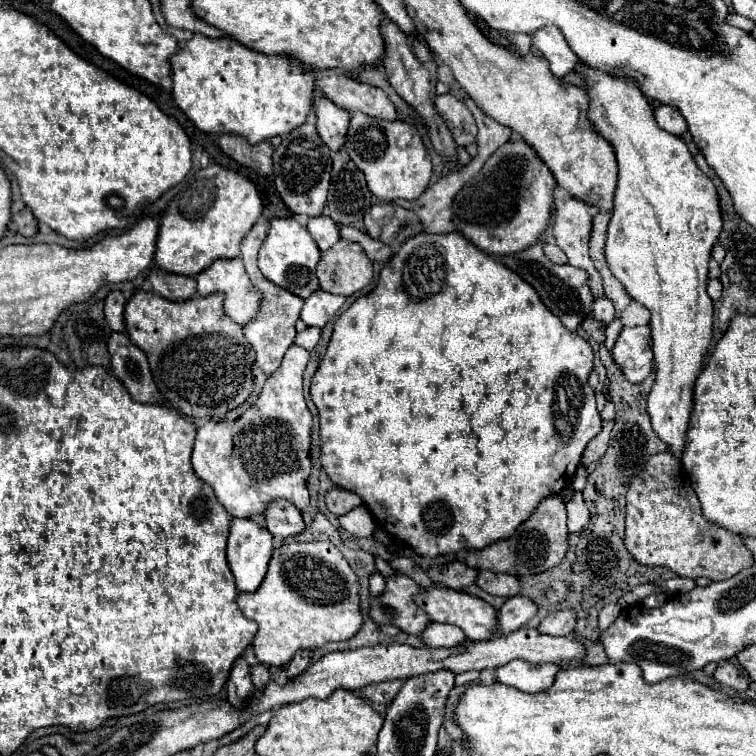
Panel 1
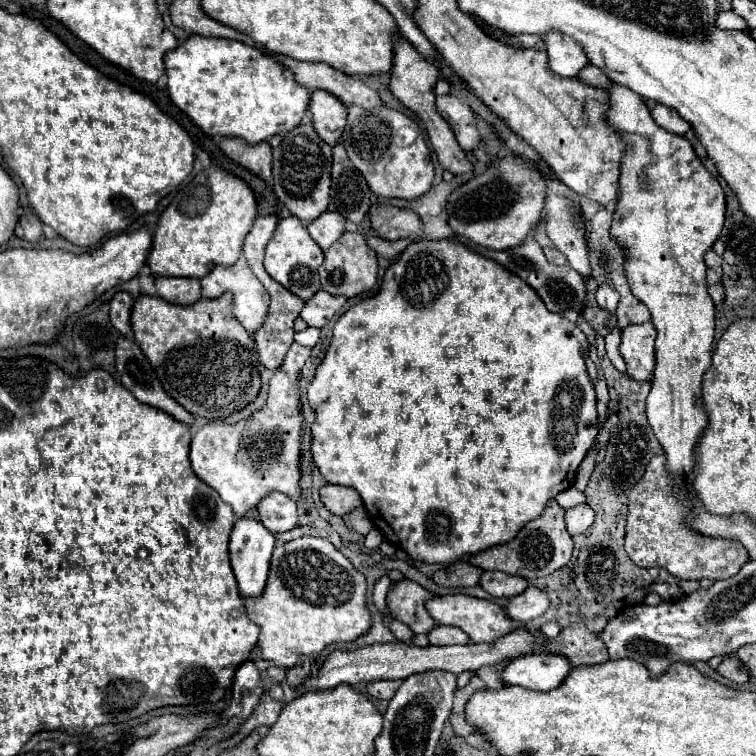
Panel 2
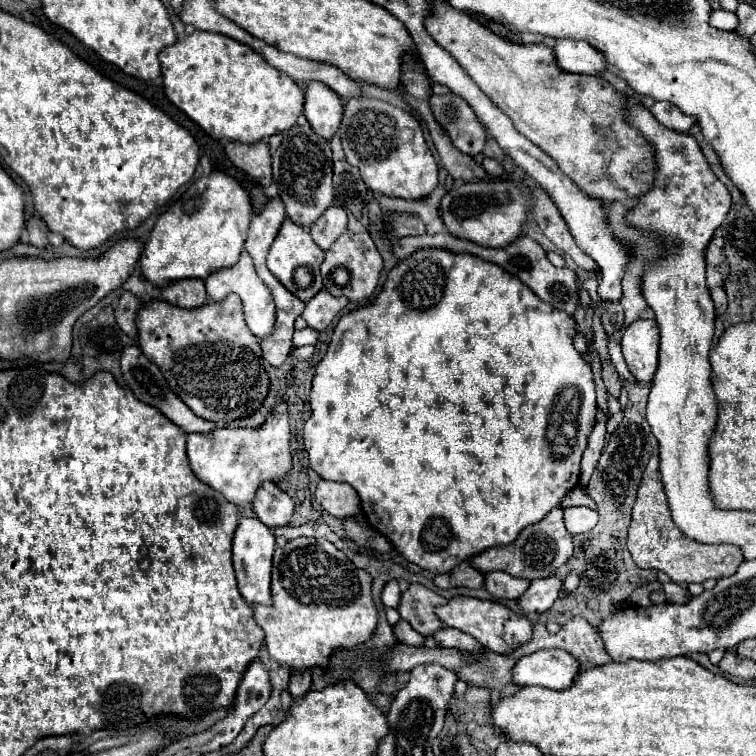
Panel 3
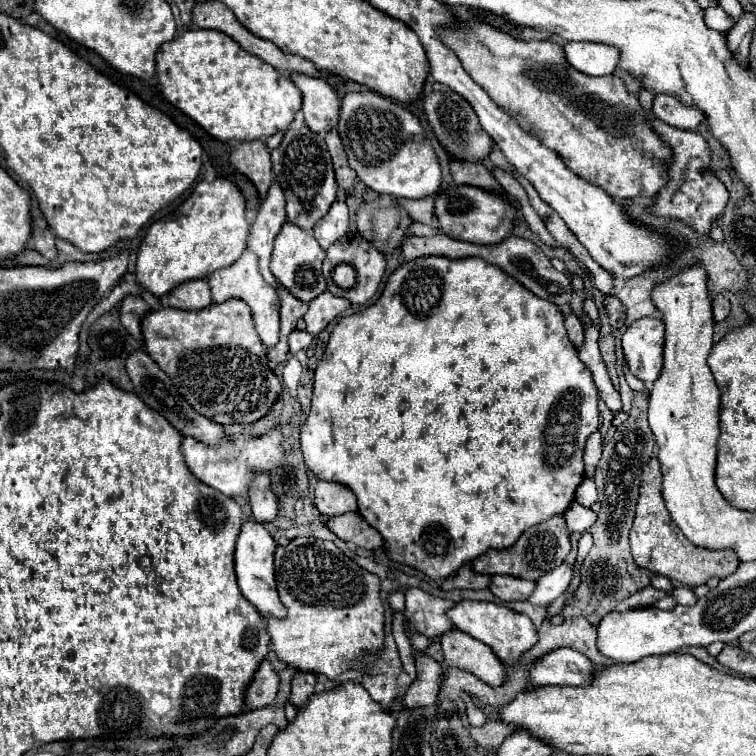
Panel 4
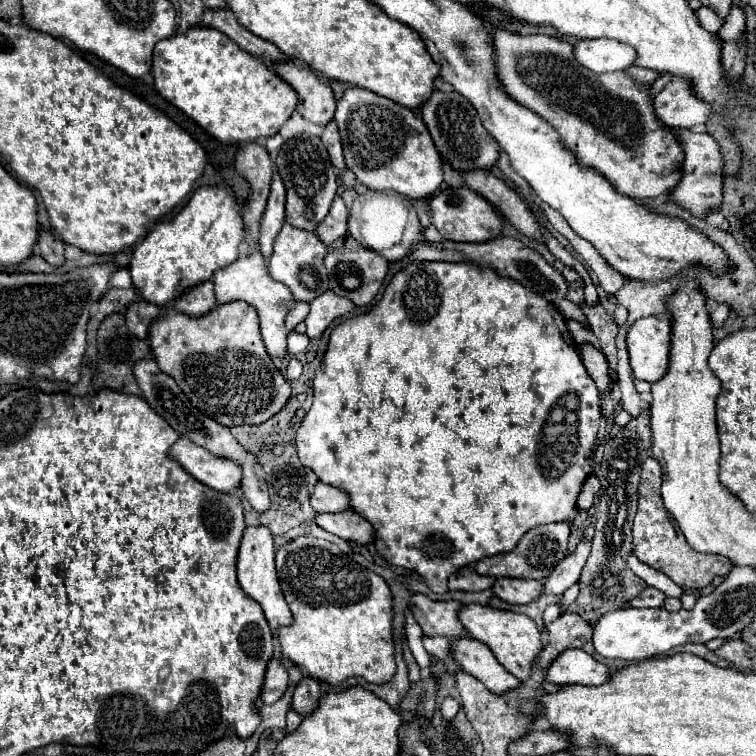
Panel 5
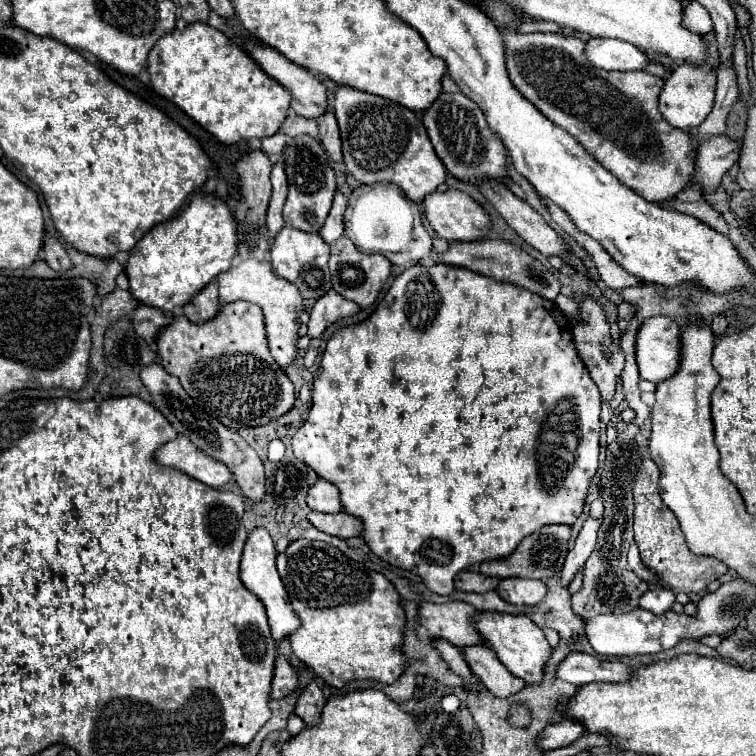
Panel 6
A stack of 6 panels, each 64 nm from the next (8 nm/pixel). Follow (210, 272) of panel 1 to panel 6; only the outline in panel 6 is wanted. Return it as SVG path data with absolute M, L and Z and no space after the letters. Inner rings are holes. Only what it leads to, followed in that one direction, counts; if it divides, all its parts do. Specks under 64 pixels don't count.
M242 260L236 262L230 270L222 272L218 276L218 284L220 284L220 300L222 304L230 304L236 300L246 300L252 304L262 306L264 310L264 318L266 318L266 332L268 332L268 346L270 352L274 356L274 360L280 366L290 366L294 364L296 356L298 356L298 316L304 312L304 304L302 304L302 296L298 292L298 288L294 284L290 284L288 280L276 276L272 264L268 260L258 262L258 260Z

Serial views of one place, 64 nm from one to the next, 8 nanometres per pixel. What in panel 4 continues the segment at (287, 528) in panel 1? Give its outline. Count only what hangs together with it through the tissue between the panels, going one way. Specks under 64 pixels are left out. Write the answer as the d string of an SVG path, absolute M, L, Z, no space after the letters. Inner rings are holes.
M256 474L248 486L248 502L252 508L252 514L258 522L268 522L276 518L278 512L278 500L270 490L270 478L268 474Z

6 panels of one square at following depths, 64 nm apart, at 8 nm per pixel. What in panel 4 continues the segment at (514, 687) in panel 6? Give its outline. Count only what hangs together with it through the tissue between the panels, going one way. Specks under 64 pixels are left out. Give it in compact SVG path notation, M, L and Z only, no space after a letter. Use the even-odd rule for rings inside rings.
M452 630L440 636L440 644L448 666L464 668L490 686L502 686L508 680L502 662L488 646L484 646L476 638L460 630Z

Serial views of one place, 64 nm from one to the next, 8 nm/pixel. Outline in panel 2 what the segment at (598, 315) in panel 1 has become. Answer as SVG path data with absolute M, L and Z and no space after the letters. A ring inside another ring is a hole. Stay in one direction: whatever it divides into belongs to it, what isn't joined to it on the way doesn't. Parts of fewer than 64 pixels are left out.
M610 282L600 286L598 292L596 292L596 302L602 310L616 310L618 300L620 300L620 294L616 292L616 288Z

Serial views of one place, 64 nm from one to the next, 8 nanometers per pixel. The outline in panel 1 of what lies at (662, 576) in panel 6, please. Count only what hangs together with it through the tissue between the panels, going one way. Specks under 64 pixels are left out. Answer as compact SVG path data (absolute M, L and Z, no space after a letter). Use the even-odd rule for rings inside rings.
M670 452L652 456L632 480L626 494L624 544L636 562L644 566L666 566L684 578L706 576L708 580L724 580L754 564L752 554L738 534L706 522L682 462Z

